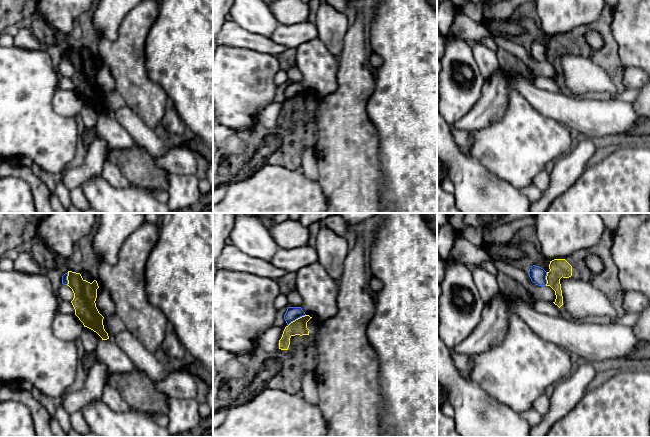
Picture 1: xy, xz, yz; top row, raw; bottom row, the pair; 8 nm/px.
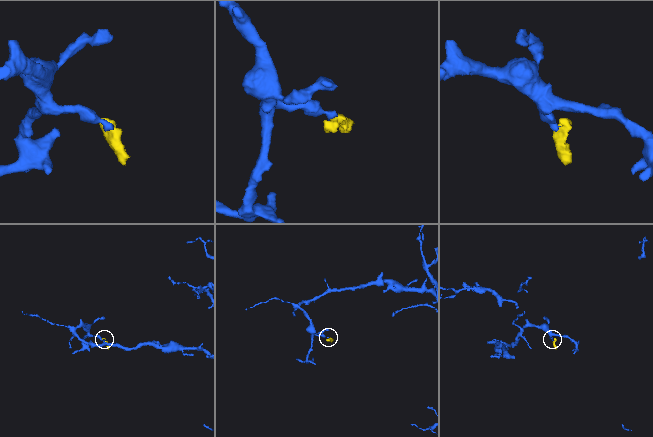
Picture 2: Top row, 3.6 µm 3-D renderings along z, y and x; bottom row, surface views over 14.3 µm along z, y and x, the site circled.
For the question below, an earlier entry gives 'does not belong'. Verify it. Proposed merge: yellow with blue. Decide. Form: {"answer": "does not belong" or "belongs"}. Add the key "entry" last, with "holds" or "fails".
{"answer": "does not belong", "entry": "holds"}

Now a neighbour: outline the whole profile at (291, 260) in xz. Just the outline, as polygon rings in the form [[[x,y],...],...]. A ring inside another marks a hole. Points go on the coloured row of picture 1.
[[[313,244],[292,249],[278,247],[270,260],[273,266],[285,269],[288,273],[297,272],[315,262],[318,262],[318,255]]]

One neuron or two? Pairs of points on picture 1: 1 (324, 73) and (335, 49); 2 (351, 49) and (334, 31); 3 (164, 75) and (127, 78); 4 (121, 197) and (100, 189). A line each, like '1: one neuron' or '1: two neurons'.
1: two neurons
2: two neurons
3: two neurons
4: one neuron

